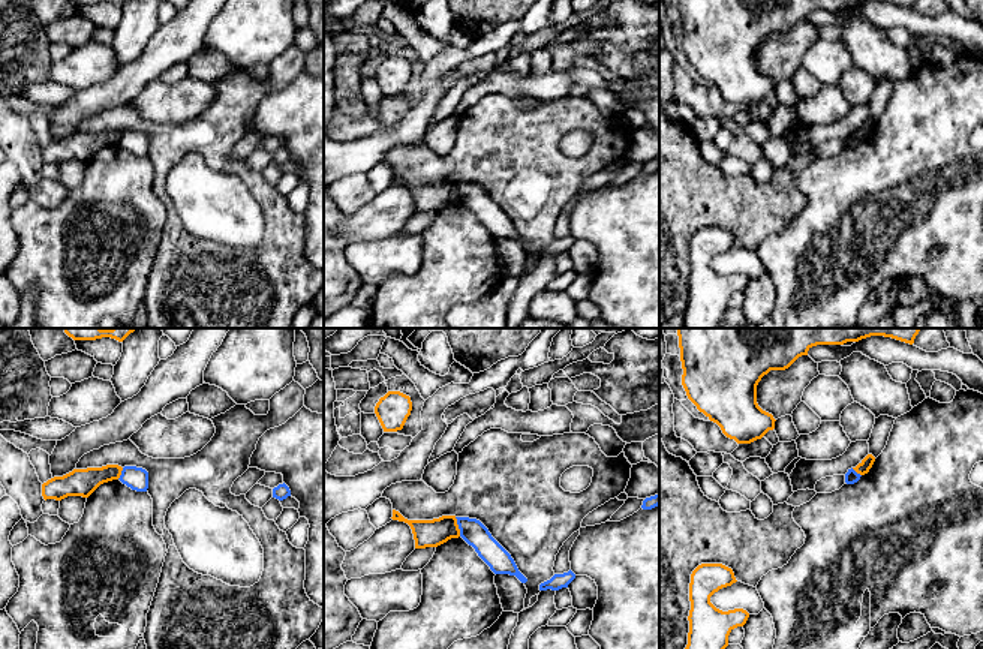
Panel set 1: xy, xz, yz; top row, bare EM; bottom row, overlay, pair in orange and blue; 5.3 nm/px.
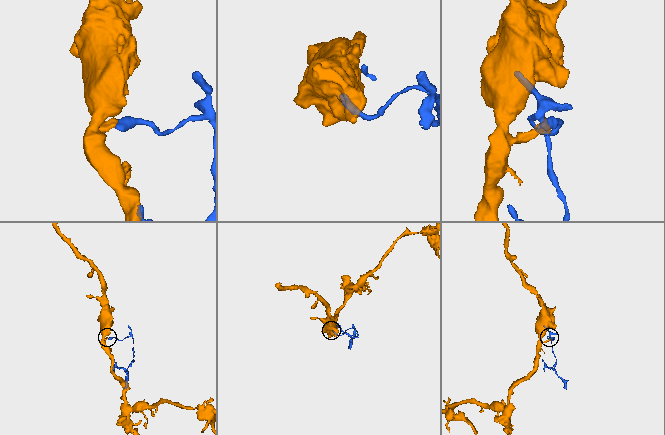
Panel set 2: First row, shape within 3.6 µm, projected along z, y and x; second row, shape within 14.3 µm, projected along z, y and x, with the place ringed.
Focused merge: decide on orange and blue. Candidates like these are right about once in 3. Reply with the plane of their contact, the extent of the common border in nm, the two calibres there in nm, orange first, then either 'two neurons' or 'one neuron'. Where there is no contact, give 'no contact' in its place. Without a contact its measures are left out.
xz | 110 nm | 140/140 nm | two neurons

